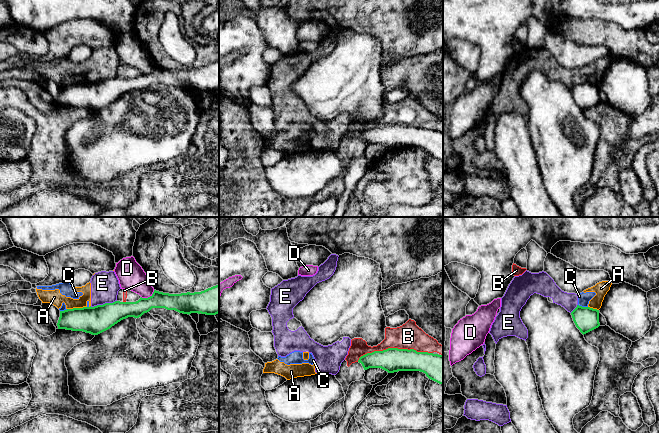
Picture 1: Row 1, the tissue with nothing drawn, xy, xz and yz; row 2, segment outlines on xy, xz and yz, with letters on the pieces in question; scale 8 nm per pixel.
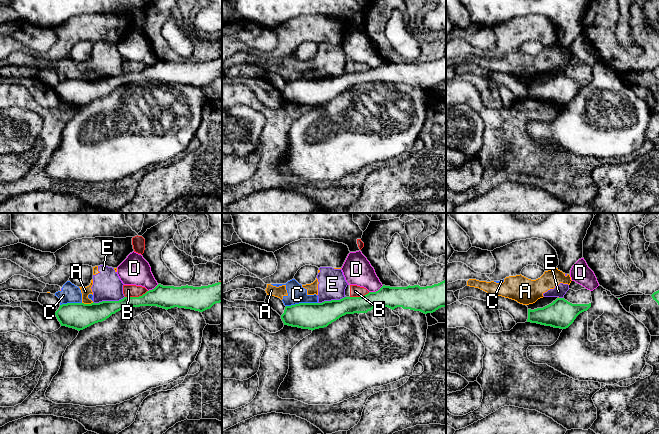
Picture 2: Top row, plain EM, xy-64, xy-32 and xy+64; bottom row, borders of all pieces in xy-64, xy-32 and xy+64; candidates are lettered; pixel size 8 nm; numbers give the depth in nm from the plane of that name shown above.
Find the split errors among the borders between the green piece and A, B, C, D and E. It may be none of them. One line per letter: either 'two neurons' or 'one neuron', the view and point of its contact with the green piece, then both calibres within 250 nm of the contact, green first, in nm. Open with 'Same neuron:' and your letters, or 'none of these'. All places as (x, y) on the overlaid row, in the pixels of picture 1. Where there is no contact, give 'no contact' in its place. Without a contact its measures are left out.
Same neuron: none of these
A: two neurons; meets green in xy at (76, 308); 220 nm thick on the green side, 120 nm on the other
B: two neurons; meets green in xz at (394, 348); 190 nm thick on the green side, 200 nm on the other
C: two neurons; meets green in yz at (583, 307); 200 nm thick on the green side, 100 nm on the other
D: two neurons; meets green in xy at (148, 297); 140 nm thick on the green side, 220 nm on the other
E: two neurons; meets green in xy at (103, 304); 220 nm thick on the green side, 220 nm on the other

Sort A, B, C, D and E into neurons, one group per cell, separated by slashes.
A C E / B / D

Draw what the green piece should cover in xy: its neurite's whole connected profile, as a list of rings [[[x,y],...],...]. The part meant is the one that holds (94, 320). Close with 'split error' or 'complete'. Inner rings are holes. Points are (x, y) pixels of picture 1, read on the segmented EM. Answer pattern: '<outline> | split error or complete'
[[[219,285],[201,292],[169,294],[154,290],[148,298],[136,302],[105,303],[94,307],[60,311],[58,329],[83,331],[98,335],[123,319],[139,318],[152,308],[165,308],[183,314],[216,315],[219,313]]] | complete

